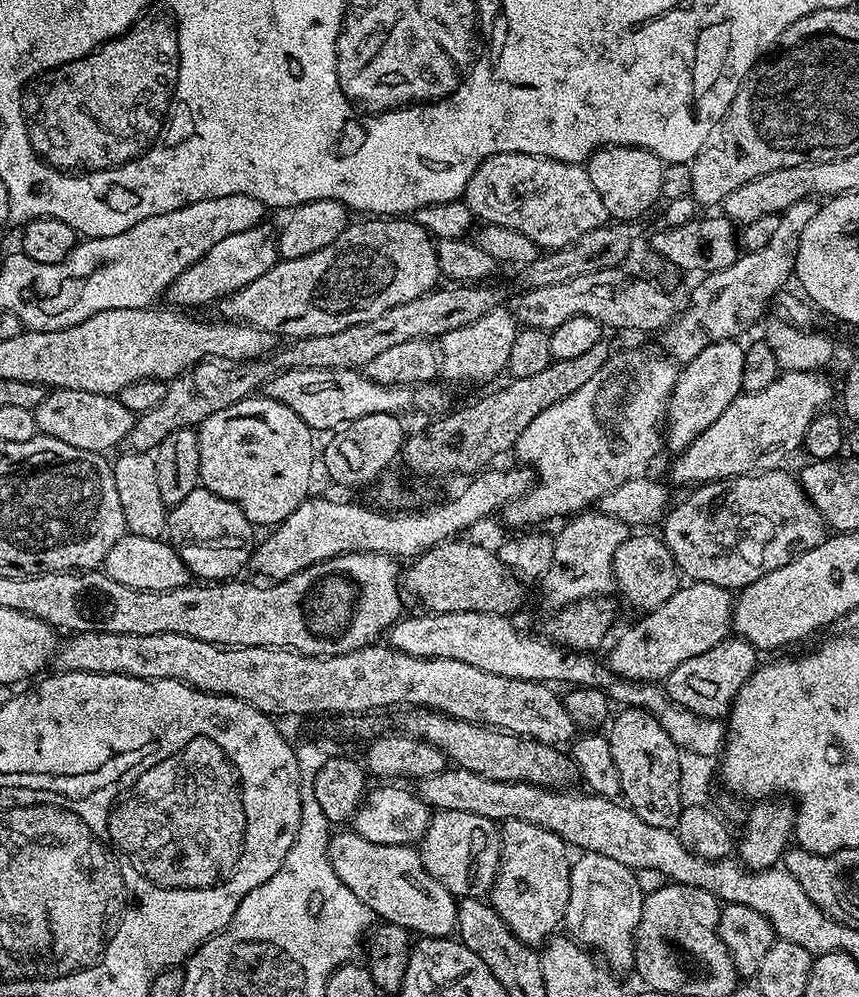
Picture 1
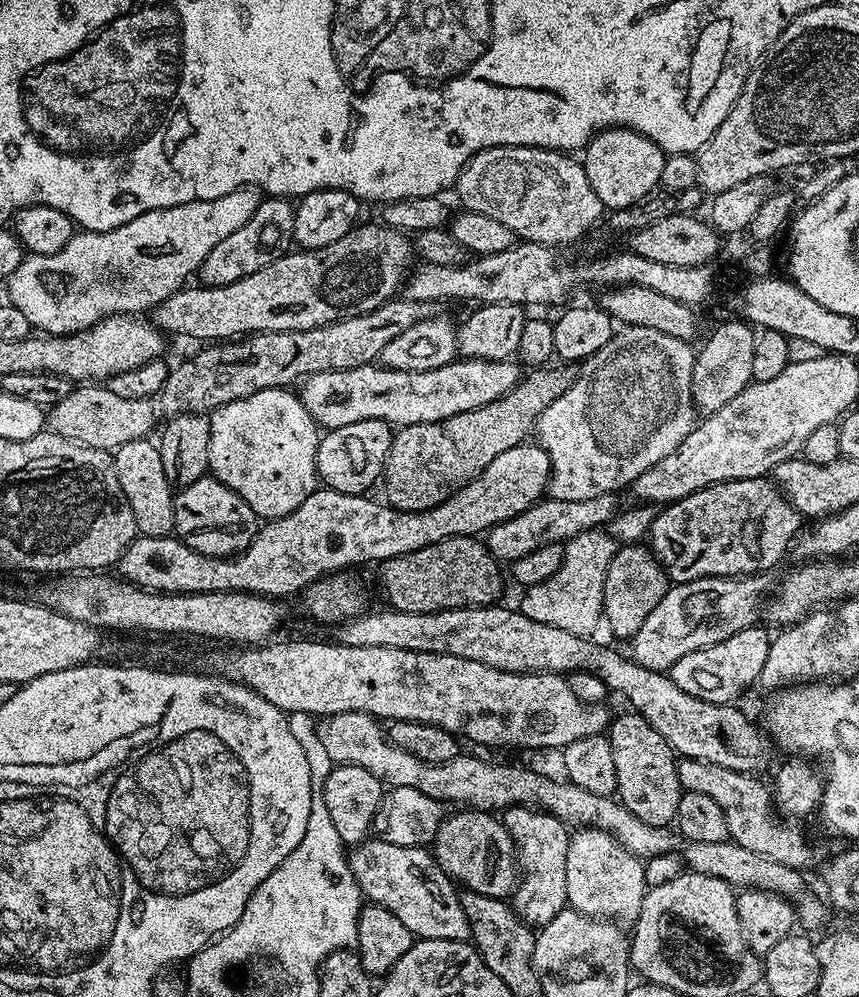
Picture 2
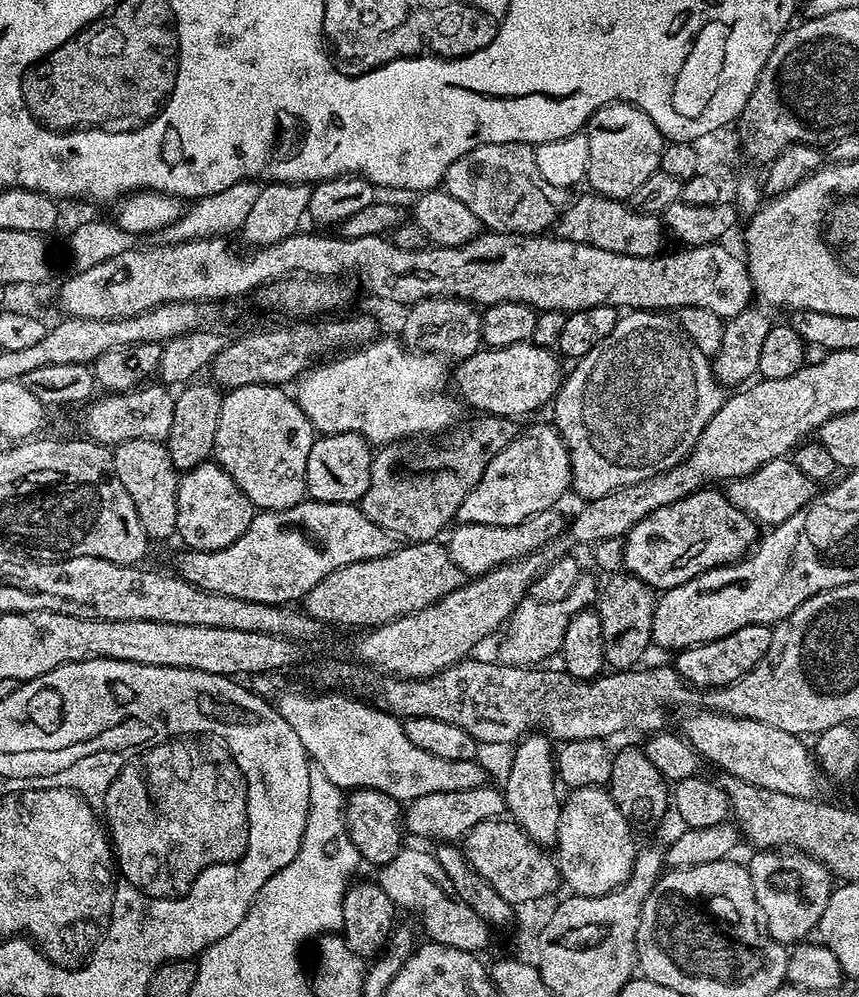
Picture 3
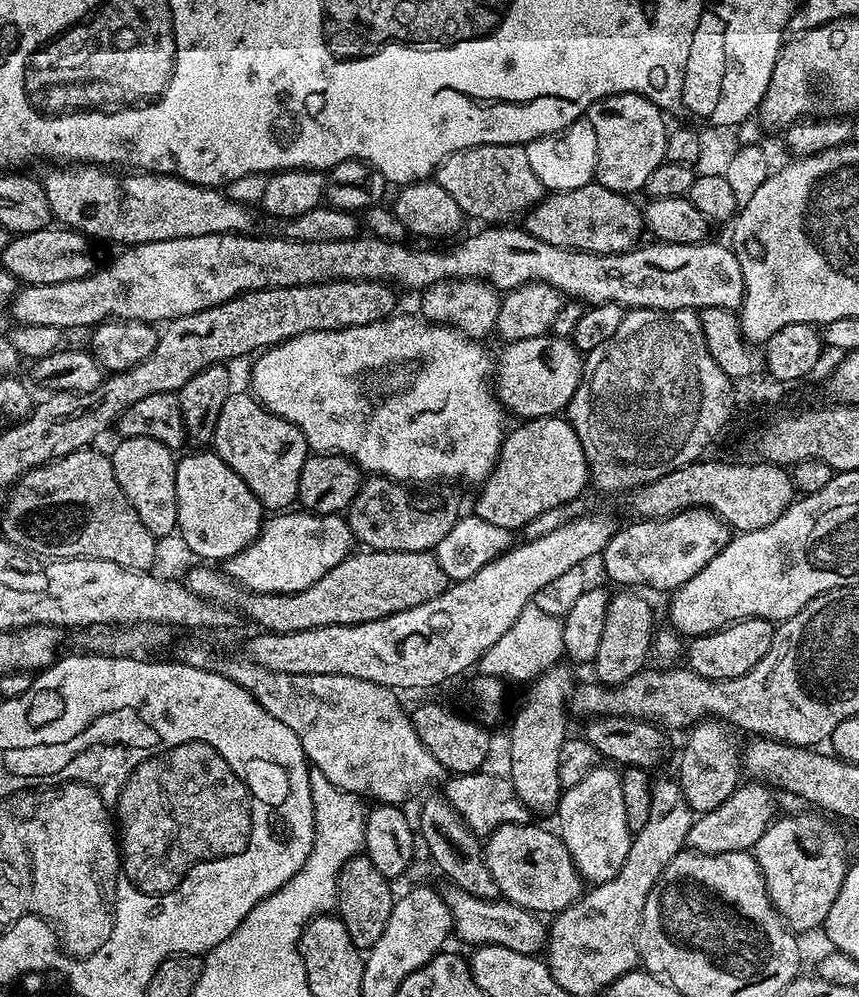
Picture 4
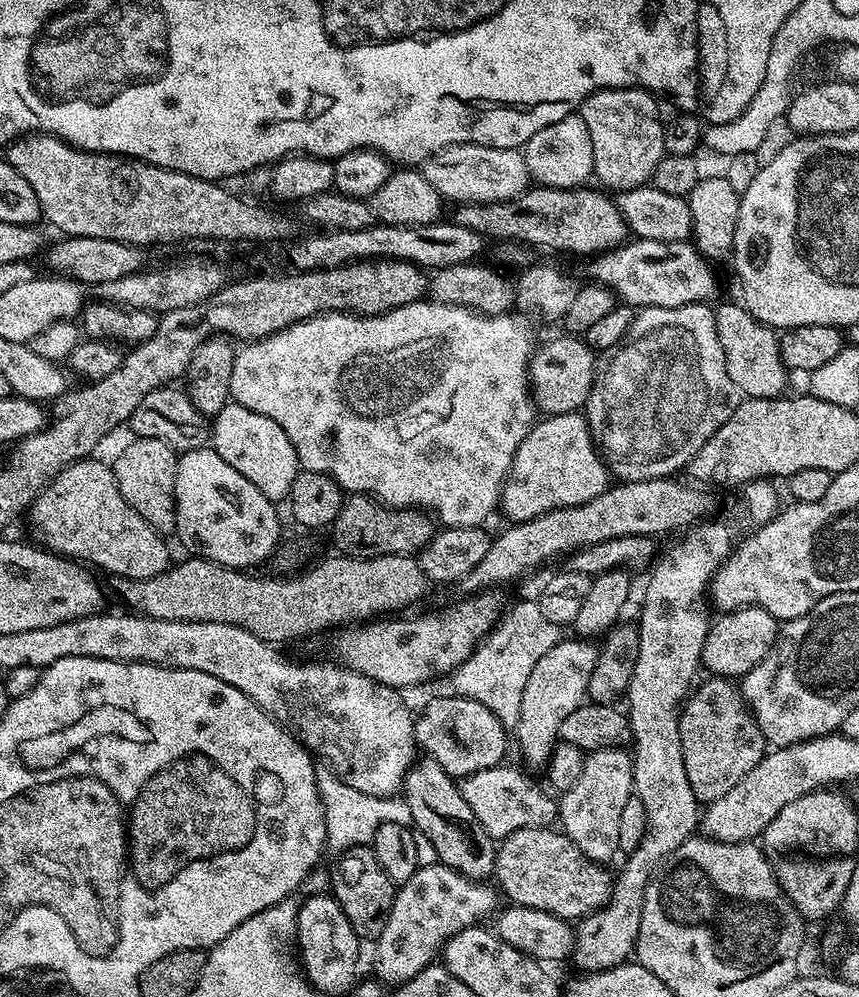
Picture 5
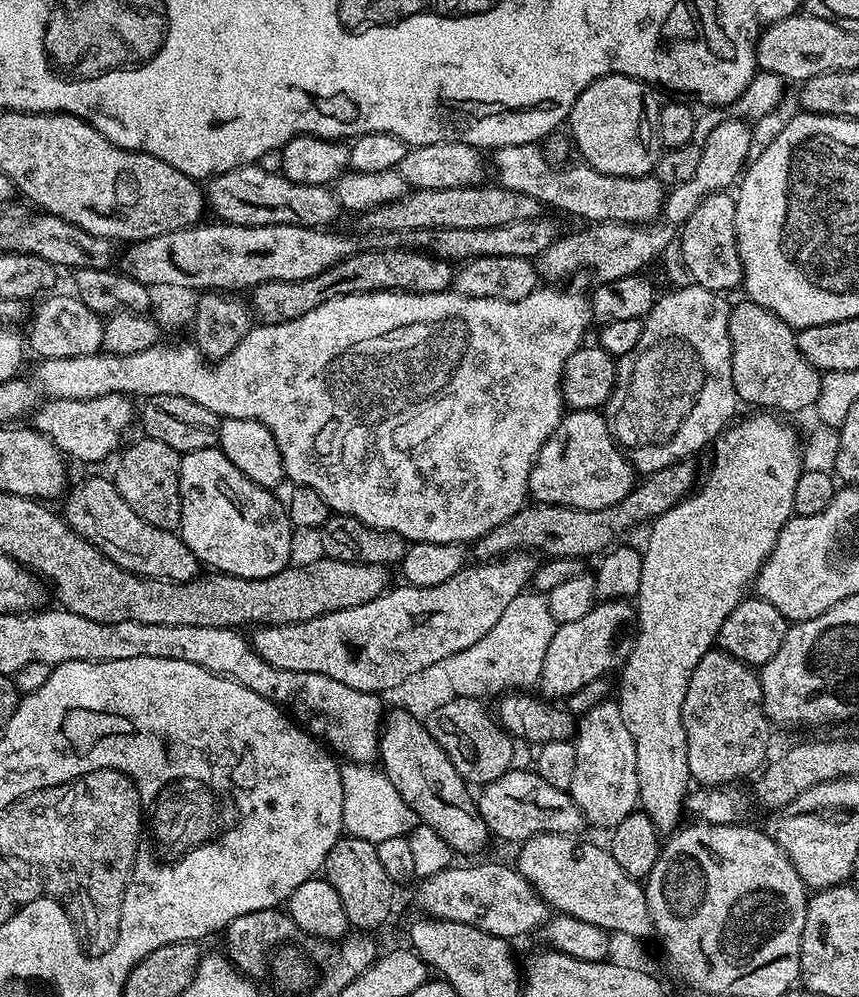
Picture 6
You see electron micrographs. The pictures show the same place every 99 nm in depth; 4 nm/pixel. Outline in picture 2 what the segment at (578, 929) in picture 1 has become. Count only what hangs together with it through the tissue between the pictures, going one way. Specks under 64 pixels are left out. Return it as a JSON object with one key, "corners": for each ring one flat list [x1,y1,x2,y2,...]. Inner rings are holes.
{"corners":[[582,828,571,833,566,850,567,907,602,920,635,922,642,910,645,891,641,857,626,850,600,828]]}

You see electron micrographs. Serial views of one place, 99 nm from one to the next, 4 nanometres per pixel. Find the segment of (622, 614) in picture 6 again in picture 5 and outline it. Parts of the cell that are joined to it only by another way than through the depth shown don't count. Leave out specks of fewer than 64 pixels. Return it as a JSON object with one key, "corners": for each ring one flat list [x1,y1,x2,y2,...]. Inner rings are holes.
{"corners":[[557,639,556,645,546,650,542,658,538,658,538,666,534,666,526,678,518,726,514,730,514,744,520,747,520,756,529,764,529,769,543,769,547,765,560,740,562,722,566,722,566,717,574,714,574,710,585,703,588,694,588,683,596,665,598,648,591,639,571,639]]}

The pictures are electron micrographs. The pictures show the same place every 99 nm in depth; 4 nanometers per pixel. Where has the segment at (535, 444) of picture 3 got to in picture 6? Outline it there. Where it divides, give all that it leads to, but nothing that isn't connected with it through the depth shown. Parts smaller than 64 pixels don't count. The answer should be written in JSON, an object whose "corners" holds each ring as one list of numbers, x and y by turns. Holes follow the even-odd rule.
{"corners":[[572,410,541,446,528,475,528,490,533,501,593,512,622,502,633,490,632,476,632,463,612,439,603,415,596,410]]}

